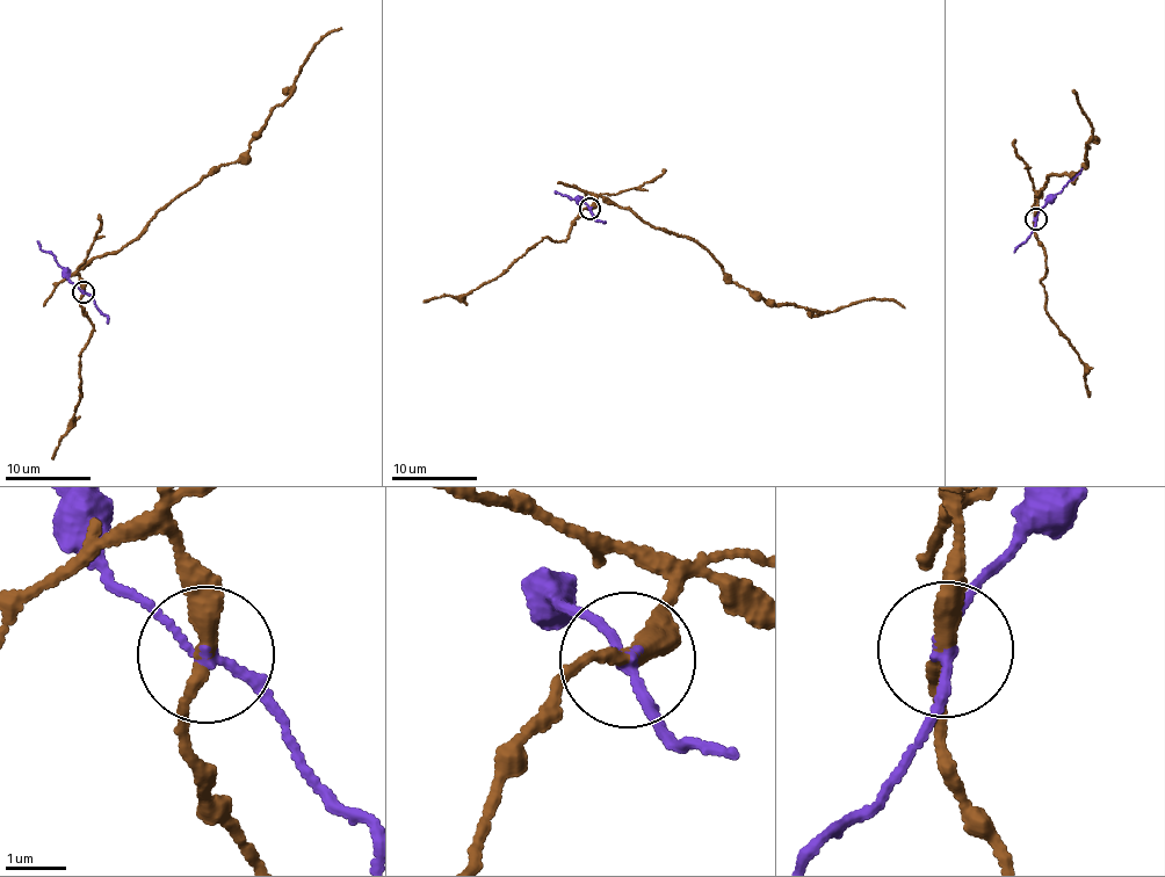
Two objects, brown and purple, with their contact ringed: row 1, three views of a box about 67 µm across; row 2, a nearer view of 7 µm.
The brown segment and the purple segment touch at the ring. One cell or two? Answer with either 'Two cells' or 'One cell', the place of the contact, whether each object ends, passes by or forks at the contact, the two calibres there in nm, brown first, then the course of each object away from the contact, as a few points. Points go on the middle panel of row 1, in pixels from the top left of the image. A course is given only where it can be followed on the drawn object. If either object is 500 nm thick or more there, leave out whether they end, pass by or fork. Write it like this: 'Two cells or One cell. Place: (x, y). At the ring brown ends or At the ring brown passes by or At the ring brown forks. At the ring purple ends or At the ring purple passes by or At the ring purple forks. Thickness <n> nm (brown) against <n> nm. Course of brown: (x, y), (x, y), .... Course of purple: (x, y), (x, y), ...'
Two cells. Place: (590, 209). At the ring brown passes by. At the ring purple passes by. Thickness 280 nm (brown) against 170 nm. Course of brown: (588, 208), (599, 196), (682, 236), (718, 260), (730, 280), (767, 301), (833, 310), (875, 297), (905, 307). Course of purple: (588, 208), (577, 198), (555, 190)

